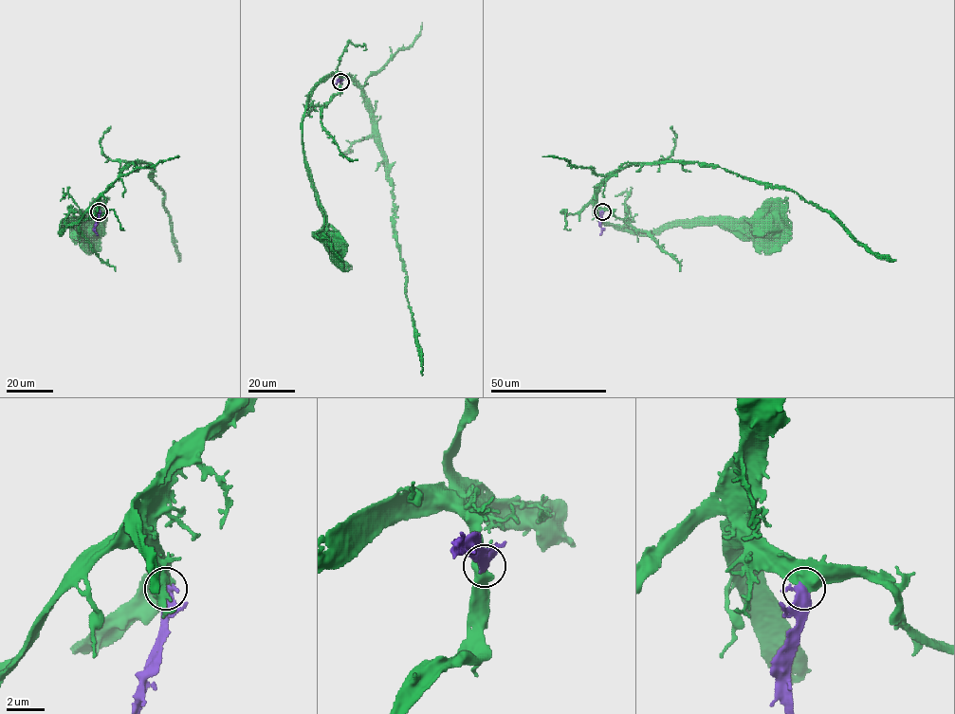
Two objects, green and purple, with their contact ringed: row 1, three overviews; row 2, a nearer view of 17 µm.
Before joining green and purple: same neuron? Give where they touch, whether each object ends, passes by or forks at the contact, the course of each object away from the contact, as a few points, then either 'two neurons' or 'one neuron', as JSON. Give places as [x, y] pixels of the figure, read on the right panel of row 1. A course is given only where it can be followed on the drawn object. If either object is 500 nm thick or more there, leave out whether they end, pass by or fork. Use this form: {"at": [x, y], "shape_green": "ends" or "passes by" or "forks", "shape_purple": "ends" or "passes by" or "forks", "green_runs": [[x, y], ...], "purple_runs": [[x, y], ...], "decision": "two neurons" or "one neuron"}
{"at": [602, 211], "green_runs": [[602, 211], [594, 207], [594, 211], [603, 221], [641, 231], [710, 223], [726, 223], [753, 230], [768, 223]], "purple_runs": [[602, 211], [600, 234]], "decision": "one neuron"}

